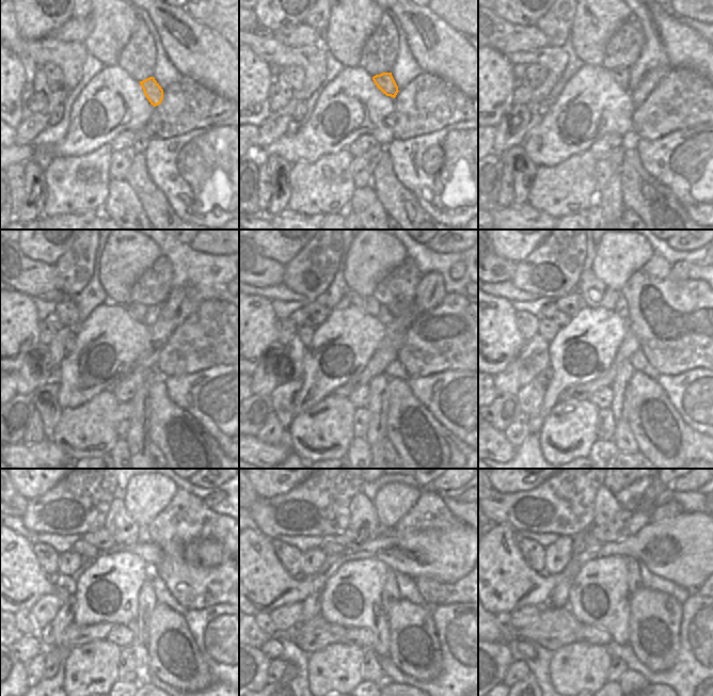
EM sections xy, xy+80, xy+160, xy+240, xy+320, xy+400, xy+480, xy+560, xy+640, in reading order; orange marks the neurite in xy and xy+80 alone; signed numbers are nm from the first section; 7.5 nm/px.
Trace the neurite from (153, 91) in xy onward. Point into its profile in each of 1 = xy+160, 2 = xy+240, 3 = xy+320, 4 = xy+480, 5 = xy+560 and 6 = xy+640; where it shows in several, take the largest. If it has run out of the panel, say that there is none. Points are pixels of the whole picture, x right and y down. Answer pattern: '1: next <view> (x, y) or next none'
1: next xy+160 (621, 76)
2: next xy+240 (138, 311)
3: next xy+320 (368, 304)
4: next xy+480 (123, 528)
5: next xy+560 (362, 513)
6: next xy+640 (606, 506)

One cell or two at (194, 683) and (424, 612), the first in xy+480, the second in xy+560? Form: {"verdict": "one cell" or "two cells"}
{"verdict": "one cell"}

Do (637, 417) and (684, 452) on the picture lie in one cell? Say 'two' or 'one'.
one

